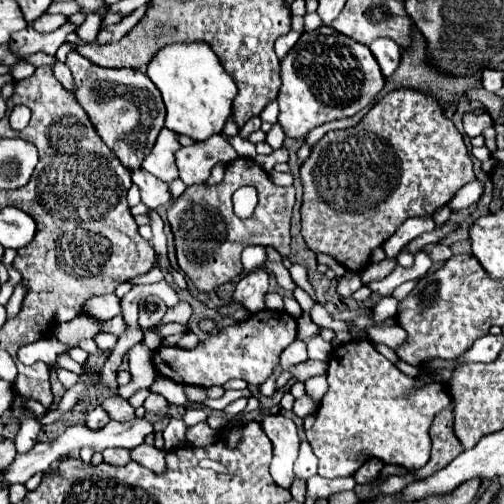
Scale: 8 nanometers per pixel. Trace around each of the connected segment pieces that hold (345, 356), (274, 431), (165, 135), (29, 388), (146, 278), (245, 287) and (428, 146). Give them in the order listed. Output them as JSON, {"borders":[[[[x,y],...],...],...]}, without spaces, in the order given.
{"borders":[[[[353,339],[349,343],[337,345],[329,355],[327,369],[329,391],[325,393],[315,425],[307,431],[307,441],[311,443],[315,455],[319,457],[319,475],[333,479],[355,473],[355,463],[365,463],[365,457],[377,457],[383,463],[395,463],[403,467],[423,467],[431,453],[429,427],[439,411],[447,409],[451,403],[449,387],[441,381],[425,383],[419,377],[401,373],[389,359],[385,359],[369,339]]],[[[265,413],[261,421],[263,431],[273,441],[273,461],[271,461],[271,477],[281,487],[291,487],[293,463],[299,453],[299,435],[297,425],[285,415]]],[[[161,129],[155,147],[151,149],[151,153],[145,157],[143,161],[143,169],[153,173],[155,177],[163,179],[163,181],[173,181],[177,179],[177,165],[175,165],[175,151],[179,149],[179,141],[177,141],[177,133],[171,129]]],[[[17,363],[17,379],[13,387],[21,397],[33,397],[37,399],[45,409],[53,403],[53,393],[49,385],[49,367],[45,363],[35,363],[31,367],[25,367]]],[[[153,267],[149,273],[145,273],[145,275],[141,275],[141,277],[135,277],[133,283],[135,283],[135,285],[143,285],[143,283],[157,283],[157,281],[161,281],[161,279],[163,279],[163,271],[161,271],[159,267]]],[[[259,267],[239,279],[237,289],[233,293],[233,301],[243,303],[251,313],[257,313],[257,311],[265,309],[263,297],[267,293],[267,289],[269,289],[269,275],[263,267]]],[[[395,89],[377,101],[355,127],[329,131],[313,145],[311,155],[301,165],[301,183],[305,189],[301,233],[307,247],[315,253],[327,253],[347,269],[361,271],[369,263],[371,251],[387,241],[405,219],[431,217],[471,181],[475,181],[473,161],[463,135],[443,115],[439,103],[413,89]]]]}

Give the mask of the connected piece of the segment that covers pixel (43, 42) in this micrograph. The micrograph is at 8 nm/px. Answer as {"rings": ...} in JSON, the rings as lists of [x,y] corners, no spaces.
{"rings":[[[65,23],[63,27],[59,27],[57,31],[51,31],[51,33],[39,33],[33,27],[27,27],[13,35],[13,39],[9,41],[9,51],[21,61],[25,61],[29,55],[39,53],[39,51],[55,55],[55,51],[59,49],[59,45],[65,43],[65,39],[71,31],[75,31],[75,25],[71,25],[71,23]]]}

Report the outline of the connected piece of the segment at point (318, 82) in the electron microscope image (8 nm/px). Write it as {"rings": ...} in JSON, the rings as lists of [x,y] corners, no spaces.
{"rings":[[[327,25],[299,37],[295,47],[281,59],[281,81],[277,97],[281,113],[277,121],[285,135],[295,139],[305,139],[311,129],[327,121],[357,115],[385,87],[385,75],[369,47]]]}

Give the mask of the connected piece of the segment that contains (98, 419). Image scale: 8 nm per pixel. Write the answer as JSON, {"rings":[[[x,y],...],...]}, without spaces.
{"rings":[[[101,405],[91,409],[87,415],[87,427],[91,427],[91,429],[99,429],[99,427],[107,425],[109,421],[111,421],[111,417],[109,417],[109,413],[105,413],[105,409]]]}

